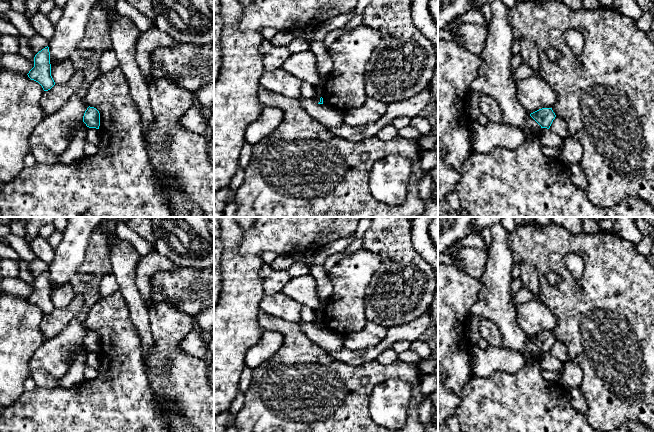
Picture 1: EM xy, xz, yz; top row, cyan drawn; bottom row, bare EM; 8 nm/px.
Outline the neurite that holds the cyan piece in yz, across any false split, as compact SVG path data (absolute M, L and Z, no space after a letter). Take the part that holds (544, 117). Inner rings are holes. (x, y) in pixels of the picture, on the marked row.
M542 108L530 114L530 116L541 126L549 129L556 115L552 108Z

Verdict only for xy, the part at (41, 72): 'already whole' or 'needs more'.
already whole

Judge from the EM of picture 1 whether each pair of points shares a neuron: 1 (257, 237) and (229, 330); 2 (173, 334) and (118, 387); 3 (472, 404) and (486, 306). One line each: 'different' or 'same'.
1: different
2: different
3: different

